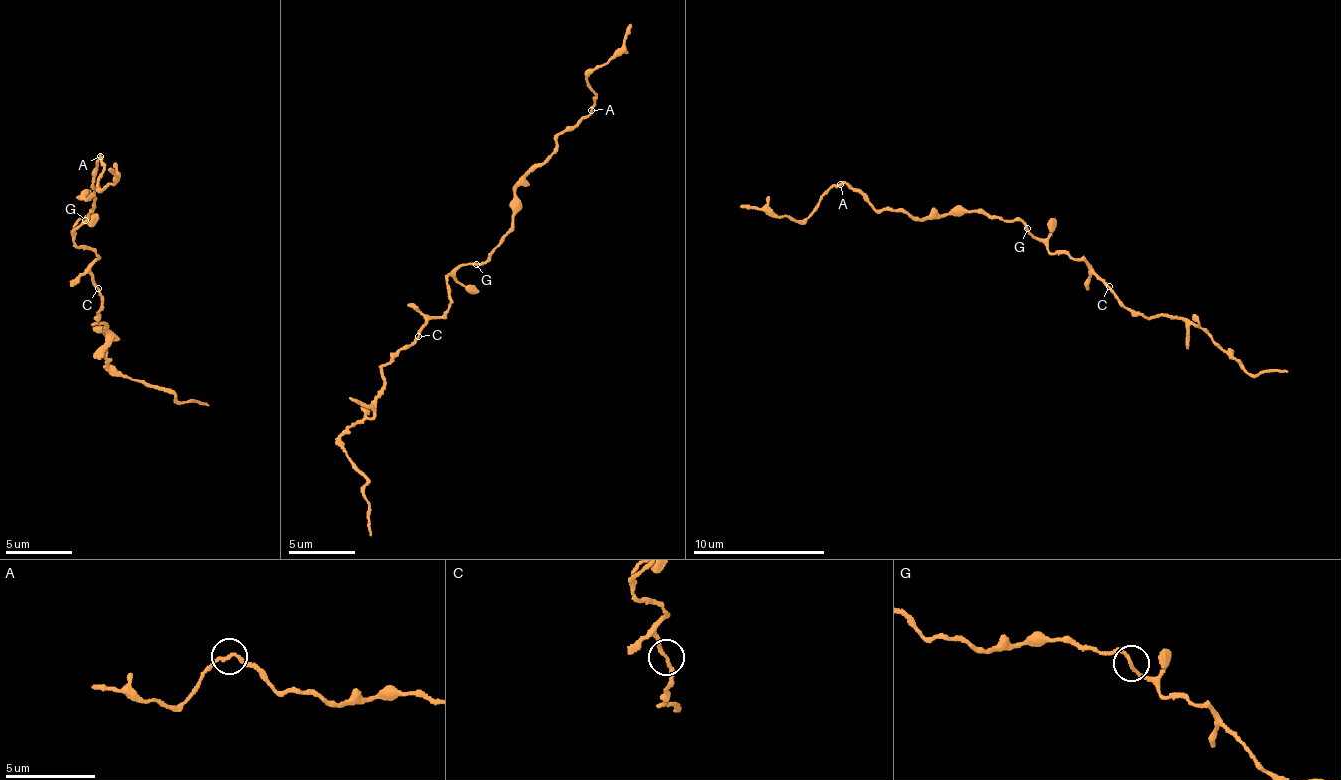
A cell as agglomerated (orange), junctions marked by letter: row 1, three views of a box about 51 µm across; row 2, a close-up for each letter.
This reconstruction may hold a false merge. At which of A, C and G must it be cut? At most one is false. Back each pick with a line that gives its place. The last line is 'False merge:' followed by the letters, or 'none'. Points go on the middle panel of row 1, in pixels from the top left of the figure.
C: (418, 336)
False merge: C

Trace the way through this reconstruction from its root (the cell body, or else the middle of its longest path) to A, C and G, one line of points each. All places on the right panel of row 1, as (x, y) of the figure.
A: (1048, 249), (1030, 235), (1021, 221), (1000, 221), (976, 211), (911, 217), (897, 210), (880, 211), (840, 184)
C: (1048, 249), (1082, 260), (1107, 286)
G: (1048, 249), (1030, 235), (1027, 228)

